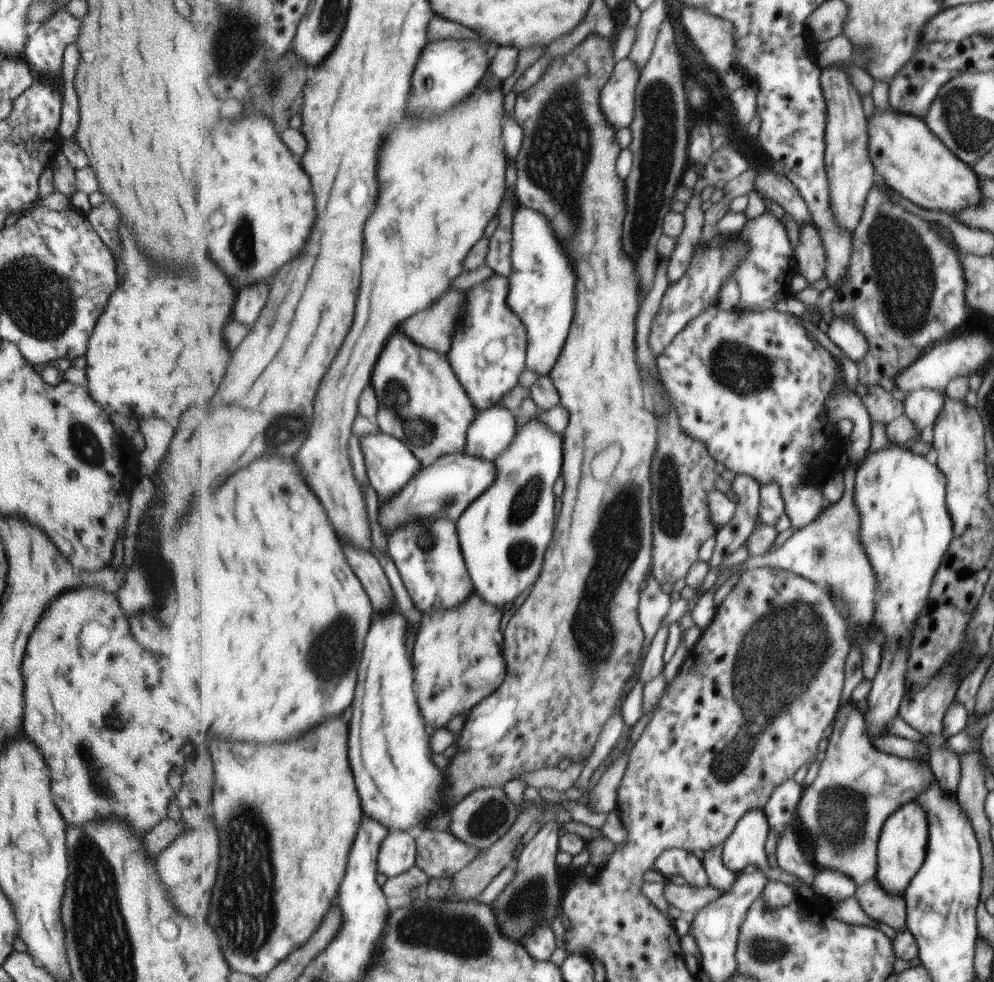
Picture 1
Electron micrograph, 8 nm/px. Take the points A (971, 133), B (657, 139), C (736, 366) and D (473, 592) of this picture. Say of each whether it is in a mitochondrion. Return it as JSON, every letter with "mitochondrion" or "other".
{"A":"mitochondrion","B":"mitochondrion","C":"mitochondrion","D":"other"}

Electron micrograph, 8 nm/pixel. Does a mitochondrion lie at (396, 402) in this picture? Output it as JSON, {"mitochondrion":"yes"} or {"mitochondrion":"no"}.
{"mitochondrion":"yes"}

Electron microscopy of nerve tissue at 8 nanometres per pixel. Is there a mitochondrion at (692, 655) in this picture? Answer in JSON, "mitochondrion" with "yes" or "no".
{"mitochondrion":"no"}

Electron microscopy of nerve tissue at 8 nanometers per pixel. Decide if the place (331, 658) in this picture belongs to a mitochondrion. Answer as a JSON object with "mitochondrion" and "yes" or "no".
{"mitochondrion":"yes"}

